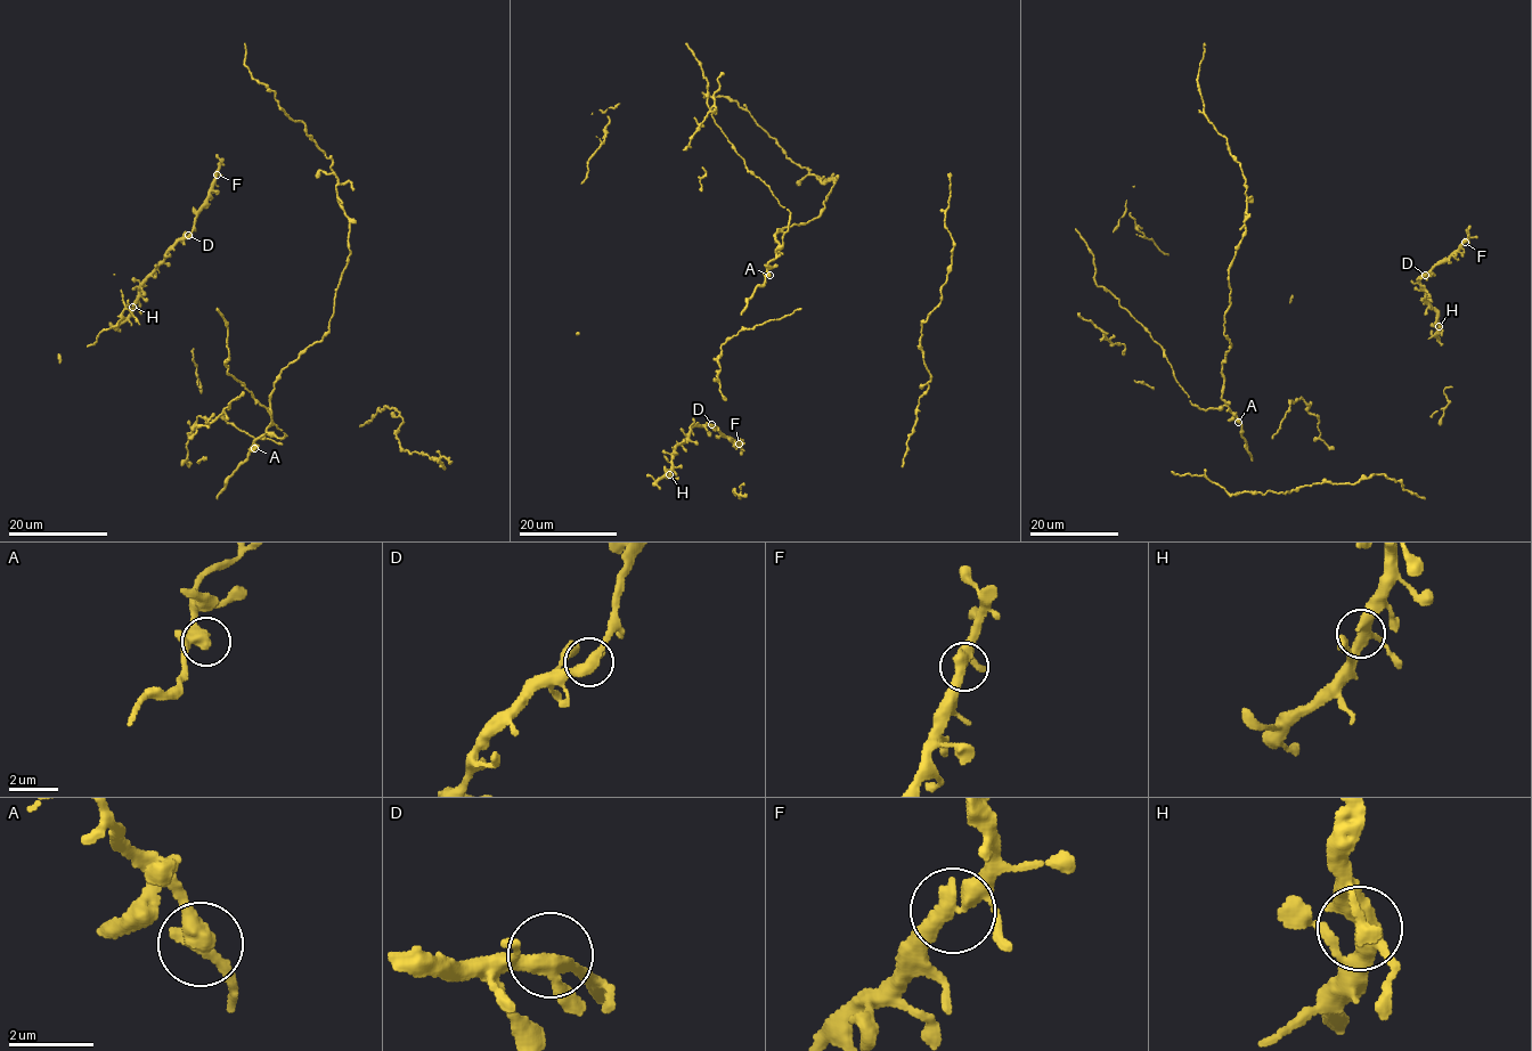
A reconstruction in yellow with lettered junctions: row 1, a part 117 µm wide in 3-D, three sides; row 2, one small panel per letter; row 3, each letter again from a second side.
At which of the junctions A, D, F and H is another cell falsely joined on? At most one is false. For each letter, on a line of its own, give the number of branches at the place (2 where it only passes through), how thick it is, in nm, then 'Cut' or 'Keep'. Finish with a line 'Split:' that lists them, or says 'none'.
A: Branches: 3. Thickness 360 nm. Keep
D: Branches: 3. Thickness 320 nm. Keep
F: Branches: 3. Thickness 340 nm. Keep
H: Branches: 3. Thickness 400 nm. Keep
Split: none

